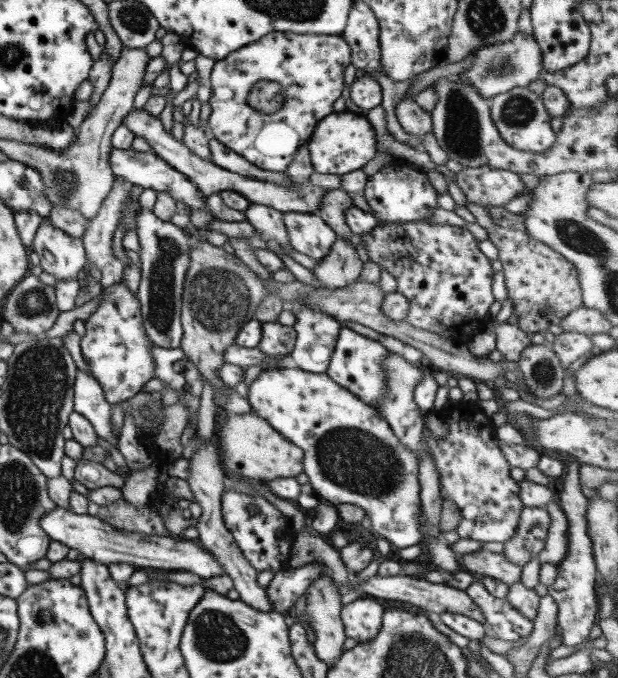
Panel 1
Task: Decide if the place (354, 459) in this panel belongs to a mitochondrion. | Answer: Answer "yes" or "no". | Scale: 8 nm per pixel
yes

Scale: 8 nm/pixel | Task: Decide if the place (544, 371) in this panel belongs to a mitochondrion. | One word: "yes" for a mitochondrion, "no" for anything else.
yes

